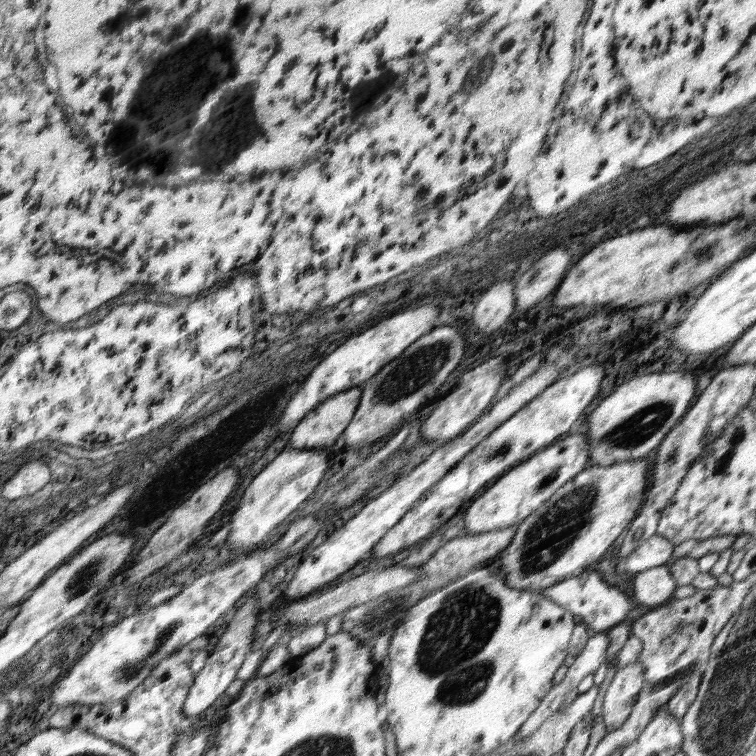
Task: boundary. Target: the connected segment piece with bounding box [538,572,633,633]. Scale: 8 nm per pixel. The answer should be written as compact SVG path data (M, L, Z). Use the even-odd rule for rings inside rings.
M596 572L580 574L578 577L558 583L558 585L552 585L548 589L542 589L538 594L562 605L564 610L572 612L590 628L592 633L607 632L619 623L627 621L627 616L633 608L628 596L620 588L609 586Z

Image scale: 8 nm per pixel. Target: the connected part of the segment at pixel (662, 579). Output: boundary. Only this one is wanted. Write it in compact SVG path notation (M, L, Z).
M667 564L650 568L633 576L636 600L648 607L658 607L674 599L676 582Z

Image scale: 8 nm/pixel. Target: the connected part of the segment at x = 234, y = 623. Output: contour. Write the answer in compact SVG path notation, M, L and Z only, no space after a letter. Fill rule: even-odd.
M250 598L239 609L236 609L234 618L228 624L226 632L222 634L222 638L218 640L213 652L208 655L204 667L198 672L197 681L194 682L186 697L182 714L185 714L188 718L200 719L200 712L204 712L208 706L211 707L214 700L236 680L236 672L245 662L247 654L250 653L252 634L254 634L258 614L260 614L260 610L256 606L256 598Z

